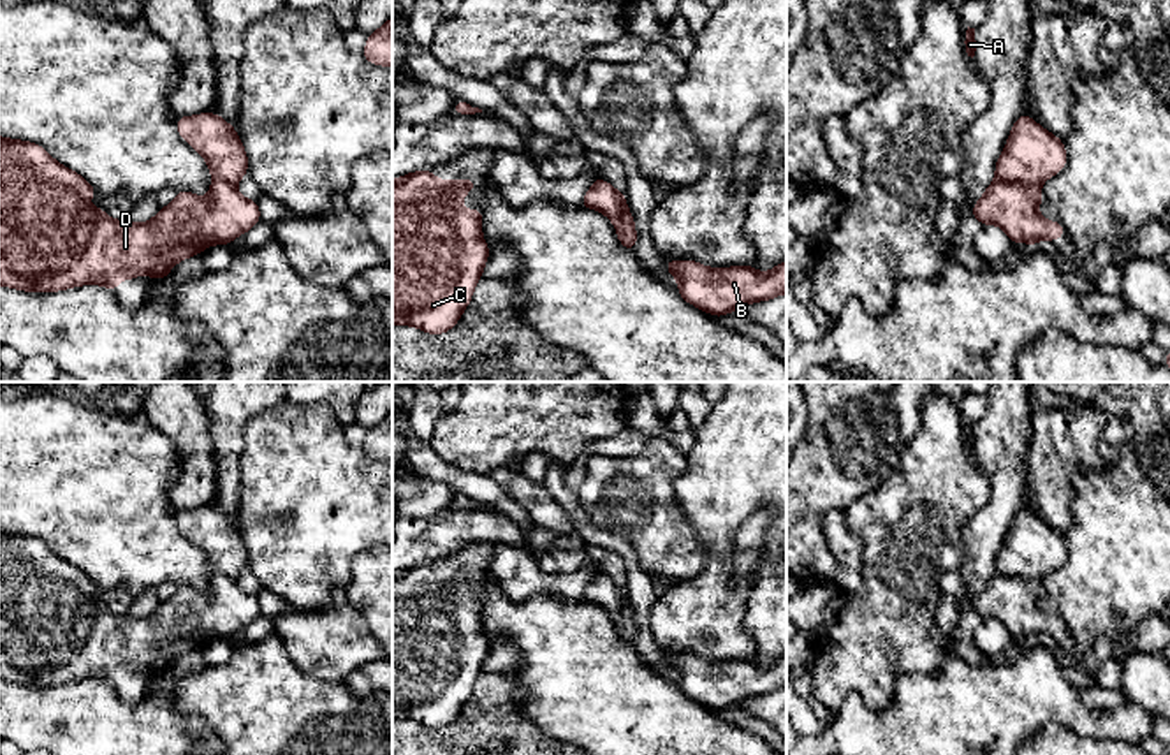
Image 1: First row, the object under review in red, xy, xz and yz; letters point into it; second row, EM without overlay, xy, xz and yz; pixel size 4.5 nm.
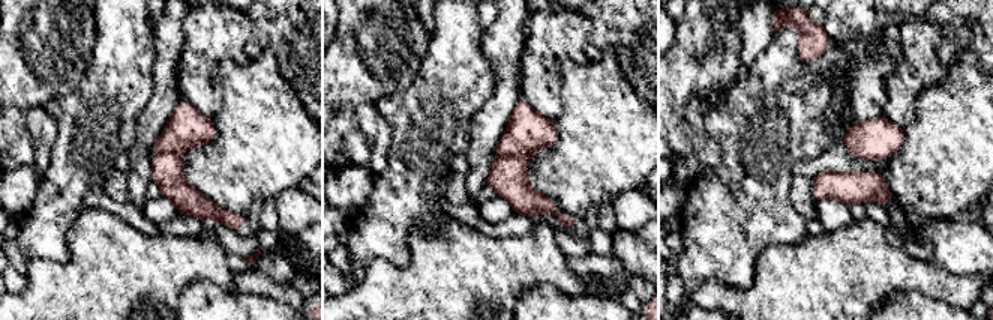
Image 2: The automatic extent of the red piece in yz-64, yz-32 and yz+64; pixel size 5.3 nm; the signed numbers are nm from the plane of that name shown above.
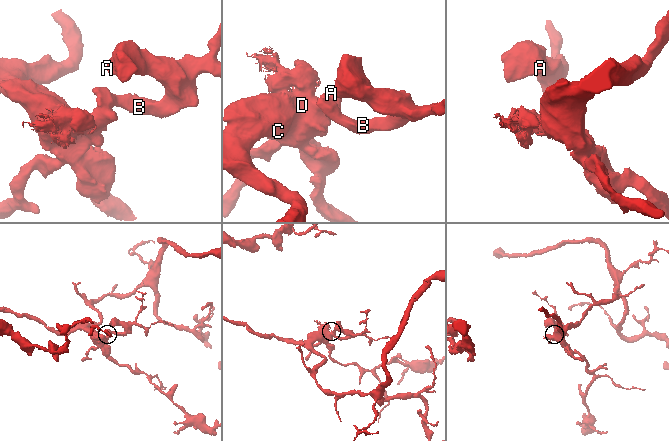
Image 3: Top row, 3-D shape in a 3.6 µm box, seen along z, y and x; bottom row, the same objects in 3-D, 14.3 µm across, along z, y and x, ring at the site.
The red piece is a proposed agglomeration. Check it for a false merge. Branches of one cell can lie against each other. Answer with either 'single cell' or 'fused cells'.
fused cells

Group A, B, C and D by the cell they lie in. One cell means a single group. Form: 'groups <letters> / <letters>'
groups A B / C D

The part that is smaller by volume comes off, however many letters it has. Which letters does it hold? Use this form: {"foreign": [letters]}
{"foreign": ["A", "B"]}

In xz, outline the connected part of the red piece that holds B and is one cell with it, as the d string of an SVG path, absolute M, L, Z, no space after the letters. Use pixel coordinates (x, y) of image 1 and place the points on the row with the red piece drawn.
M667 259L665 268L679 282L679 296L714 317L786 294L786 260L767 273L751 264L707 268L695 260Z

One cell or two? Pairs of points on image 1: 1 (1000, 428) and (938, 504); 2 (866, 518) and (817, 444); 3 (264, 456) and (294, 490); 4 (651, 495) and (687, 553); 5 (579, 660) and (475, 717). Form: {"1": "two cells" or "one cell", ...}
{"1": "two cells", "2": "two cells", "3": "one cell", "4": "one cell", "5": "two cells"}

